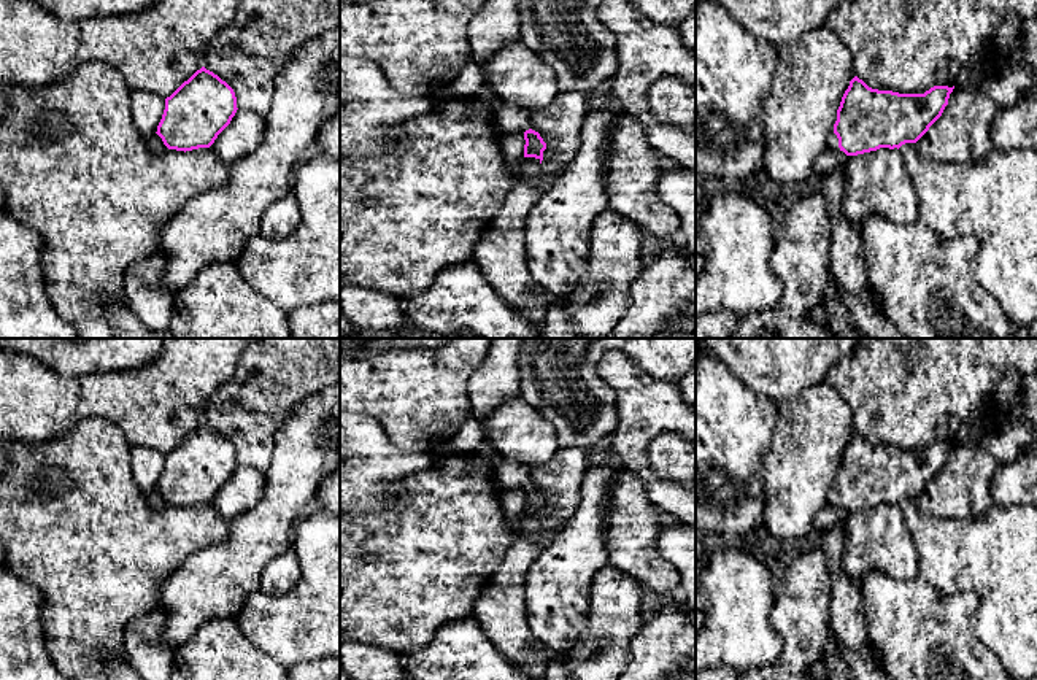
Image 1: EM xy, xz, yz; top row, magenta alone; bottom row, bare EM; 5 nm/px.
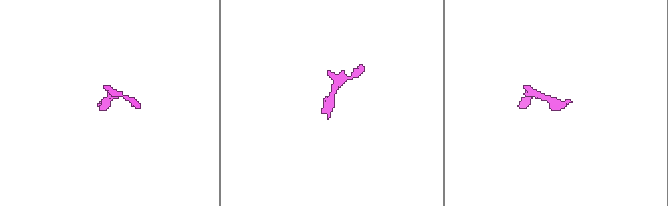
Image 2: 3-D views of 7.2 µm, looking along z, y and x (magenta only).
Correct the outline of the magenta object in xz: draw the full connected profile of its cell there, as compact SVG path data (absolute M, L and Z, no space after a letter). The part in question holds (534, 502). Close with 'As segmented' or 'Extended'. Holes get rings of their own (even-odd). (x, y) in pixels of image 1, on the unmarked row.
M529 485L529 486L524 488L524 496L526 496L524 513L535 513L542 520L543 507L546 505L546 499L540 493L540 489Z. As segmented

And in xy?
M202 423L165 454L156 489L168 505L210 504L237 466L233 445Z. As segmented

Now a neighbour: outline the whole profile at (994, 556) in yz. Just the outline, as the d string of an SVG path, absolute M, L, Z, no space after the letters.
M916 499L899 504L918 551L918 575L942 593L973 591L975 637L1000 661L1012 680L1037 677L1037 507L994 504L983 516L956 520L927 515Z

